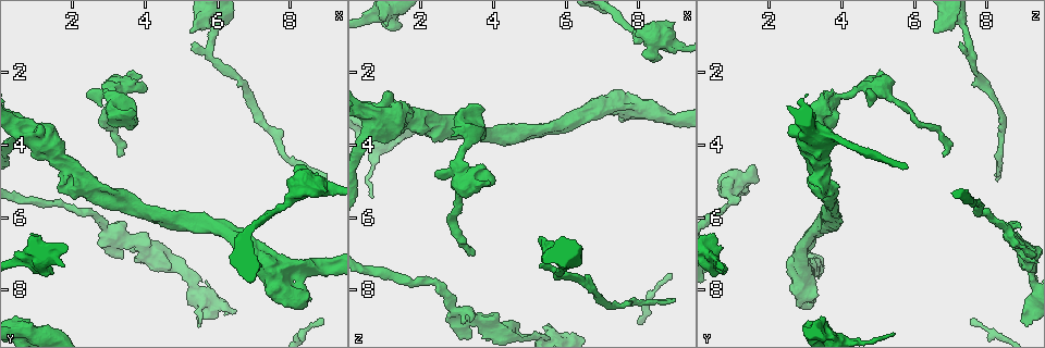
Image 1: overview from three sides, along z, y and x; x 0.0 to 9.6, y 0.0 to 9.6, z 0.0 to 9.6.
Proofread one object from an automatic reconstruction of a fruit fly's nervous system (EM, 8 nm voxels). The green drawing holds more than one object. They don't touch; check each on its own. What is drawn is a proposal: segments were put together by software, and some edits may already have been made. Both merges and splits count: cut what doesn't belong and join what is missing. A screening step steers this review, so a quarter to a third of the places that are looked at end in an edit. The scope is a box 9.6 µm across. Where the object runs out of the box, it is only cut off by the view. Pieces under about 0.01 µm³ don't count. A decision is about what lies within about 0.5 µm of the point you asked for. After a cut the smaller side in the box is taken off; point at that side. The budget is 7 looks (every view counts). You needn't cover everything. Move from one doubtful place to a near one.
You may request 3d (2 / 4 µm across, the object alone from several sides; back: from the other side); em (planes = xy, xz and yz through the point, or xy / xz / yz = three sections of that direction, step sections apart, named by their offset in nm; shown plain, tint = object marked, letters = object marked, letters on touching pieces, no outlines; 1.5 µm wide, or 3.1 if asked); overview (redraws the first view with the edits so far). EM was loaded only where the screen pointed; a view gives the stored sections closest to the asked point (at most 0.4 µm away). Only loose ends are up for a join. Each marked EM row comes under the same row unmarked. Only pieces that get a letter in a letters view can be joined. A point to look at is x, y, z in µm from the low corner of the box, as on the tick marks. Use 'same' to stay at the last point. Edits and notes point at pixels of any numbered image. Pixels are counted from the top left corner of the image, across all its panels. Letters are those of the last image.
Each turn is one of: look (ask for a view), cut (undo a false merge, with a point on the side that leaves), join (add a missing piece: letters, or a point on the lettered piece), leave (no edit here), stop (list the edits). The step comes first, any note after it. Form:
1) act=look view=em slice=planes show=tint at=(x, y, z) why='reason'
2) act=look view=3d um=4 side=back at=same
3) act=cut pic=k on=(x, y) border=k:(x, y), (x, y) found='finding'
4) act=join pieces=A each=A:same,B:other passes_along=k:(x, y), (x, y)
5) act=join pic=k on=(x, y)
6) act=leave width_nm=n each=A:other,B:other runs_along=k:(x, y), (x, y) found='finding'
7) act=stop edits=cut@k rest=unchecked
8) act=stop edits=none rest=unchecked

act=look view=3d um=4 at=(8.30, 8.35, 3.10) why='abrupt turn'

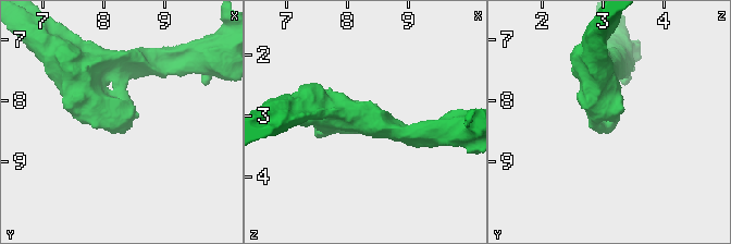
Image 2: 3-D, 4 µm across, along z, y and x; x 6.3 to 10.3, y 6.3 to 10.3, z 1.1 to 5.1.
act=look view=em slice=planes show=tint at=(8.35, 8.35, 3.10) why='shape alone is not enough'

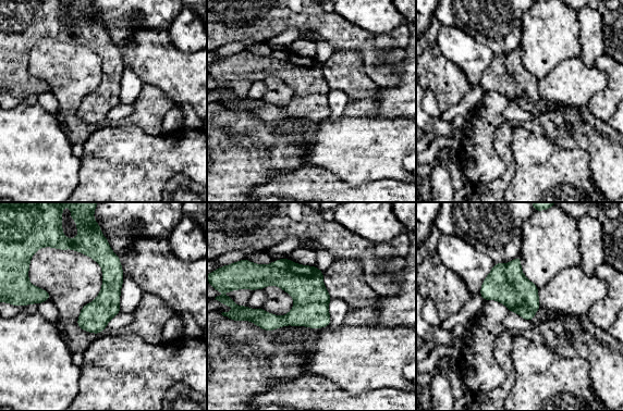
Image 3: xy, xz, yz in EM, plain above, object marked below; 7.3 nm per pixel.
act=look view=em slice=planes show=letters at=same

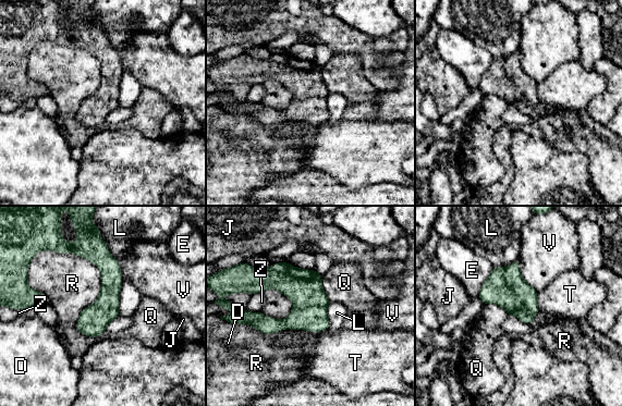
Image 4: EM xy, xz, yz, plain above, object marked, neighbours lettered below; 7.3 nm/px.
act=leave each=D:other,E:other,J:other,L:other,Q:other,R:other,T:other,V:other,Z:other runs_along=4:(96, 245), (108, 265), (108, 302), (95, 334) found='all the same neuron'

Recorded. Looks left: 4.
act=look view=em slice=planes show=letters at=(1.10, 3.50, 2.50) why='an open end'

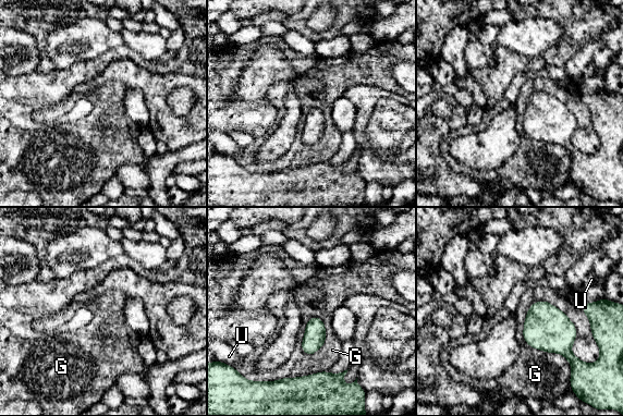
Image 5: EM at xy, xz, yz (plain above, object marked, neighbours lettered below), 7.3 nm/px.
act=leave longest_contact=G:480nm each=G:other,U:other found='no lettered piece goes on from it'

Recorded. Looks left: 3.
act=look view=em slice=planes show=letters at=(9.00, 4.80, 8.20) why='thin end'

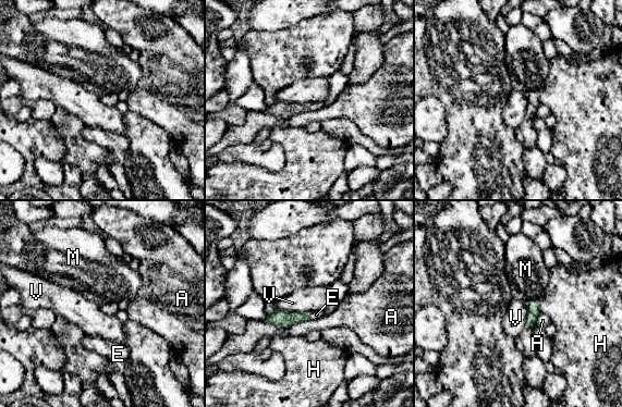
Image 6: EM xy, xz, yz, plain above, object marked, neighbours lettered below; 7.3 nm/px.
act=join pieces=E each=A:other,E:same,H:other,M:other,V:other passes_along=6:(533, 306), (529, 329), (526, 342) found='the neuron continues'

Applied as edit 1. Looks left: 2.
act=stop edits=join@6 rest=unchecked

